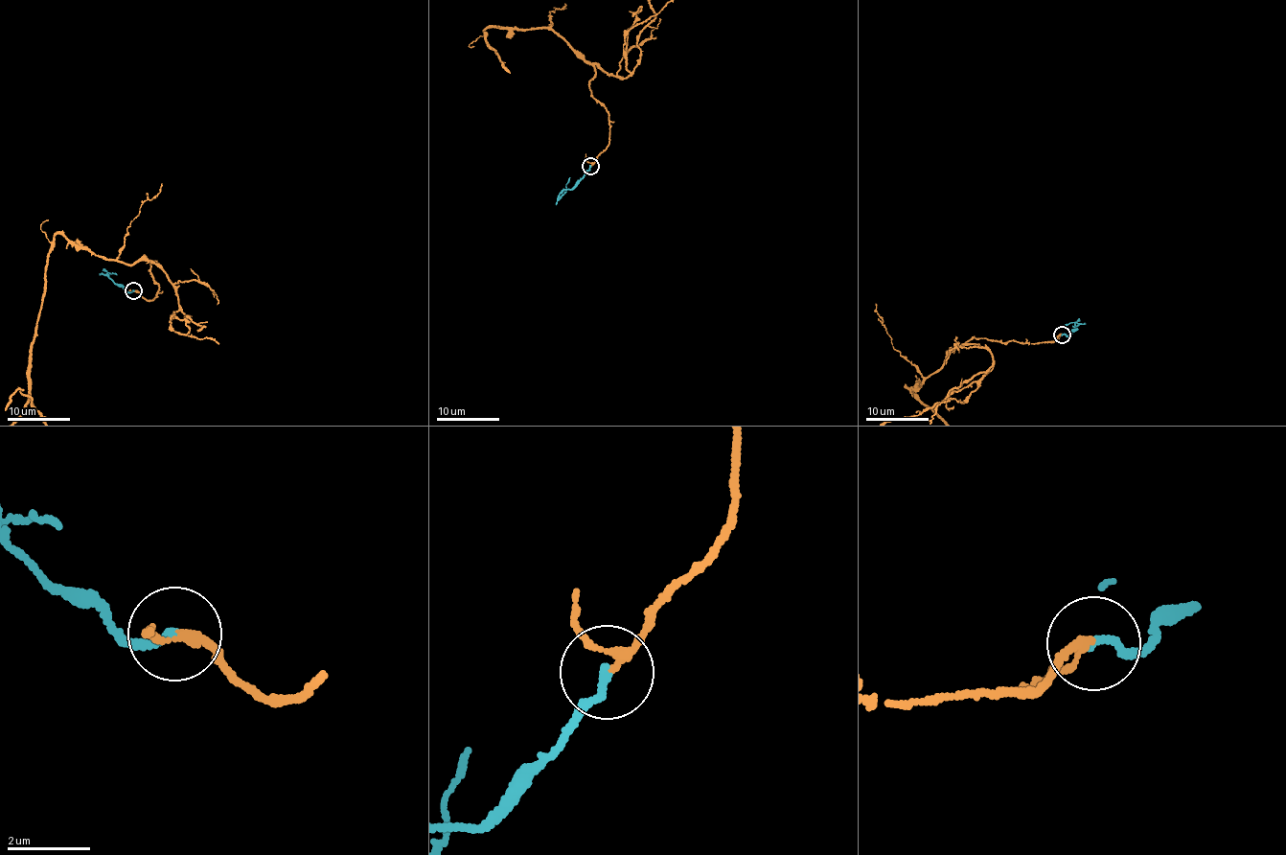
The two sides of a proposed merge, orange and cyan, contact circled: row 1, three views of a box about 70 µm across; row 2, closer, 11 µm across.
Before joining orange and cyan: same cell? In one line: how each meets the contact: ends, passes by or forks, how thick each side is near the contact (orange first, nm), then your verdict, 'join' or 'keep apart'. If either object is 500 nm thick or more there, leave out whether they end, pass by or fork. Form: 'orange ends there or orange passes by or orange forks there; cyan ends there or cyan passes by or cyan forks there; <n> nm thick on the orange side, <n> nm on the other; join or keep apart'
orange passes by; cyan ends there; 180 nm thick on the orange side, 170 nm on the other; join

